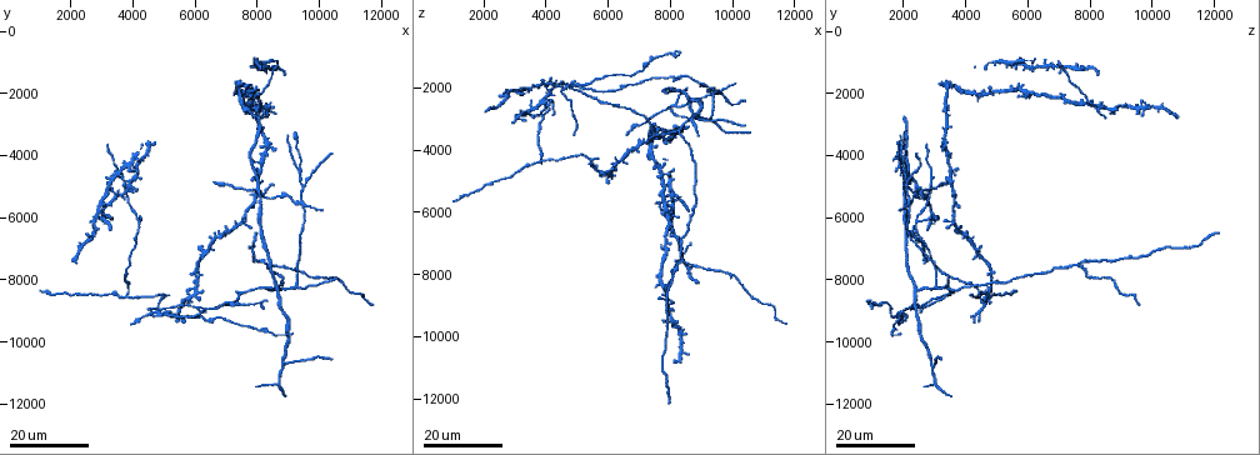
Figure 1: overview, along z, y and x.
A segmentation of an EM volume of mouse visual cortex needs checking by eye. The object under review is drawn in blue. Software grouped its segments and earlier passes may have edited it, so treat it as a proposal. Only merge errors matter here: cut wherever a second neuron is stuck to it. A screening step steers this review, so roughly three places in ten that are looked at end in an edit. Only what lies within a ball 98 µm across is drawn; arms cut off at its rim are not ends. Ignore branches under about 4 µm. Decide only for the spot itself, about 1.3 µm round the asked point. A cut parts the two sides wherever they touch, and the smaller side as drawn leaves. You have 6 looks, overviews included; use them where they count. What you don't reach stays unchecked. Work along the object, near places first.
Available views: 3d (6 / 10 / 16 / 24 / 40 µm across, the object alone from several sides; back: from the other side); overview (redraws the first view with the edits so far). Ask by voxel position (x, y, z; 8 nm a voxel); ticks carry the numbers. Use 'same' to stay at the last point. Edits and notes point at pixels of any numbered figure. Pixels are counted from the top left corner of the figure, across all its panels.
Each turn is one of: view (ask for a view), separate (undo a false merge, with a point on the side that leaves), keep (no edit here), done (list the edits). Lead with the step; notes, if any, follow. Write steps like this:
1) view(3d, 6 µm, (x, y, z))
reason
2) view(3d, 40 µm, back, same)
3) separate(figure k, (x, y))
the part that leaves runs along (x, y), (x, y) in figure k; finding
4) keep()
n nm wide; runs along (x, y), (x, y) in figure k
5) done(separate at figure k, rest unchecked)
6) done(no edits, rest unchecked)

view(3d, 24 µm, (9400, 5500, 2200))
small branch off a trunk

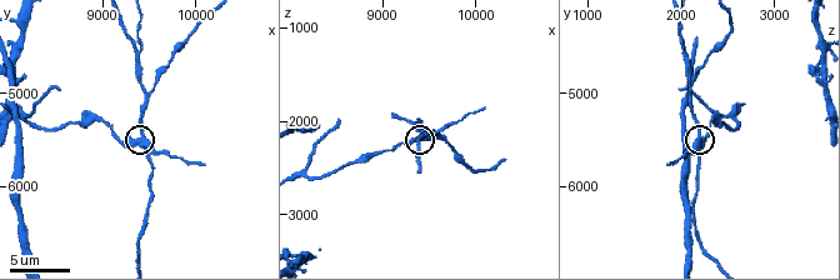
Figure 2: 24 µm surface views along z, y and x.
view(3d, 6 µm, (9450, 5450, 2200))

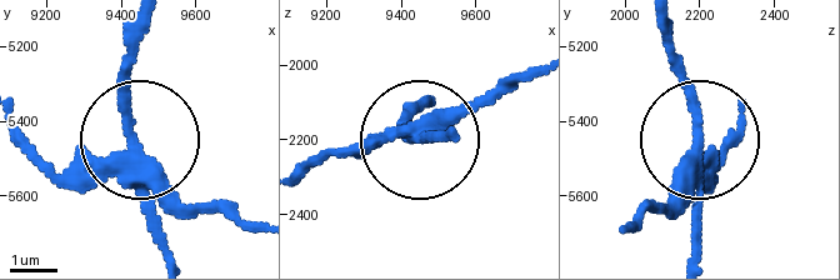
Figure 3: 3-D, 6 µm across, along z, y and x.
separate(figure 3, (184, 218))
side arm 20 µm; the part that leaves runs along (129, 166), (61, 166), (25, 143) in figure 3; two neurons meet here

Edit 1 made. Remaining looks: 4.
view(3d, 16 µm, (3700, 4800, 2800))
sudden change in width

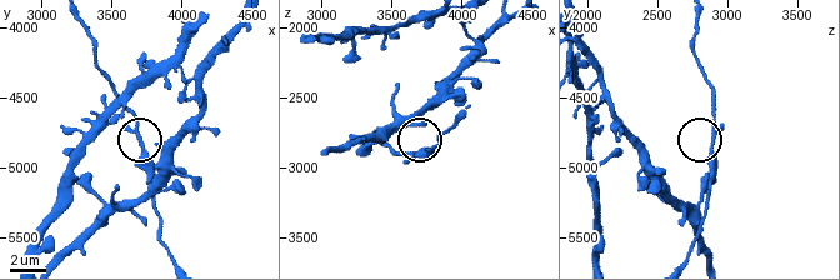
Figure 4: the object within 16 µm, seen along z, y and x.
view(3d, 6 µm, (3720, 4800, 2900))

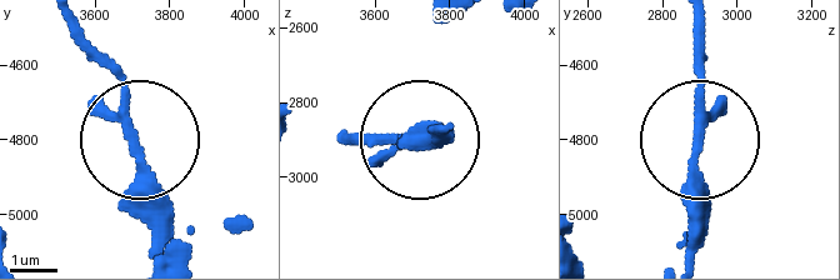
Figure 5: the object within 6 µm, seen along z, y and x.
keep()
3 arms; one neuron here

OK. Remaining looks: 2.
done(separate at figure 3, rest unchecked)

